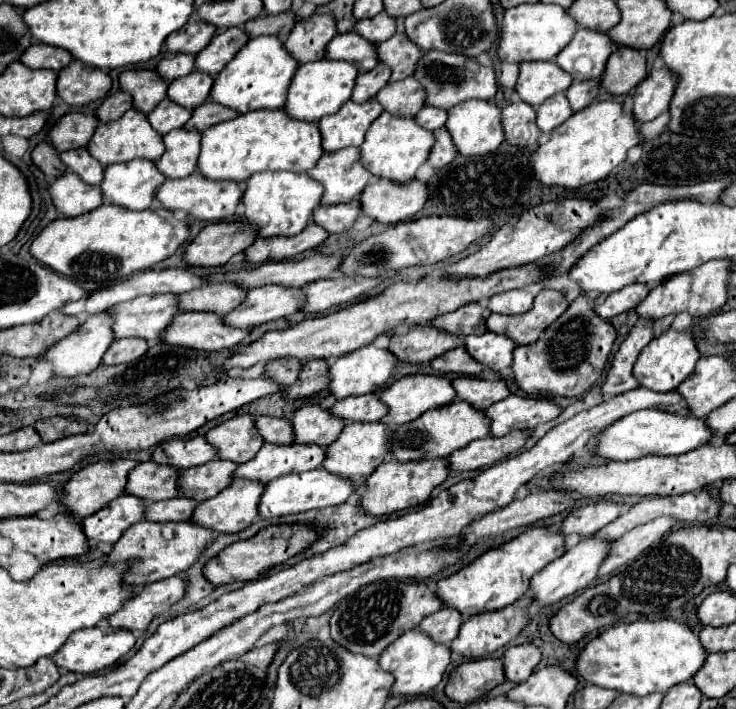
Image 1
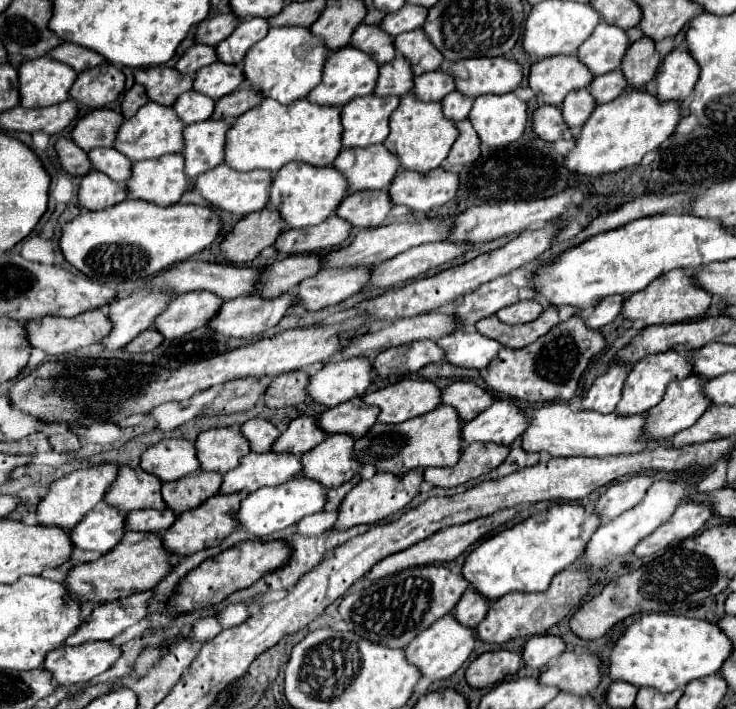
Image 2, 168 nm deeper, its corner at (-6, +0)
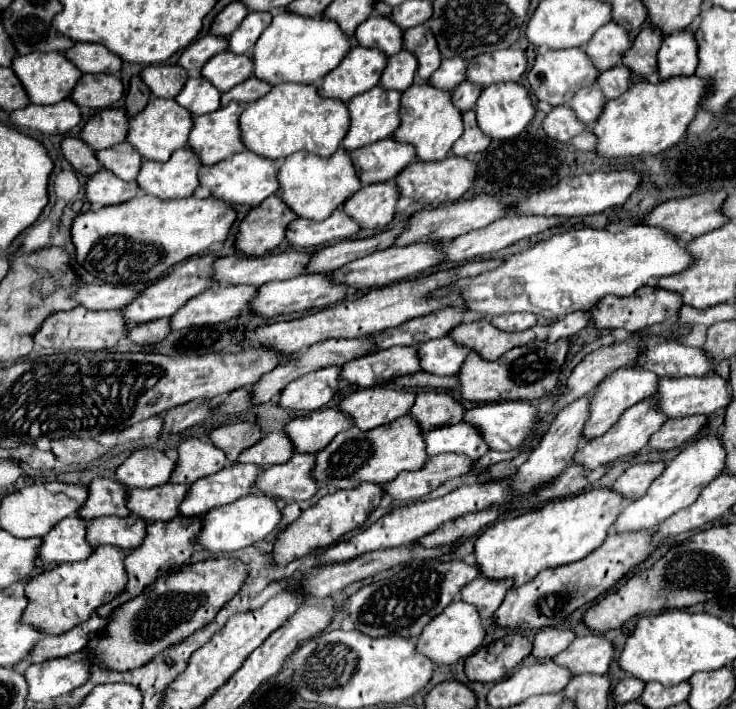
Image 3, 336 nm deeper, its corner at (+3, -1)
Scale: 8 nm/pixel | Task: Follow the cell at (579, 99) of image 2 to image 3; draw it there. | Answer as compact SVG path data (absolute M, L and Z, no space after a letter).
M595 84L591 88L581 88L581 92L575 92L573 98L569 100L569 108L575 112L577 120L581 120L585 126L593 126L605 102L607 102L605 96Z

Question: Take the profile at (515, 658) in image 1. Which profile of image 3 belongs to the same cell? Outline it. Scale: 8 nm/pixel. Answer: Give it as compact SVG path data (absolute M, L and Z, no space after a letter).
M543 628L533 638L533 650L531 656L537 660L549 660L555 654L563 652L571 642L575 634L571 630L557 630L557 628Z

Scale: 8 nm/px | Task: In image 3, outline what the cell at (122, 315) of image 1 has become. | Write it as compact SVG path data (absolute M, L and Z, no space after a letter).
M209 286L207 292L201 292L187 300L187 304L181 306L171 316L171 330L183 330L189 326L205 326L205 324L219 324L227 322L233 316L247 310L247 304L255 296L257 288L245 286Z

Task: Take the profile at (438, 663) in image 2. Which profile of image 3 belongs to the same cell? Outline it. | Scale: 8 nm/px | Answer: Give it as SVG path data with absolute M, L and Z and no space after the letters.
M457 598L453 600L453 604L449 604L449 608L445 608L445 612L435 616L425 626L425 630L417 640L417 652L429 656L429 660L433 660L435 666L449 666L455 664L459 658L471 656L481 646L483 636L485 636L485 628L481 626L477 610L471 604L465 604Z

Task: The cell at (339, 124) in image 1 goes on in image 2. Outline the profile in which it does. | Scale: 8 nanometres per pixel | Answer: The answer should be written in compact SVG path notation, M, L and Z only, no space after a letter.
M358 97L342 107L342 143L344 147L368 147L382 143L388 133L388 121L392 111L398 107L398 97Z

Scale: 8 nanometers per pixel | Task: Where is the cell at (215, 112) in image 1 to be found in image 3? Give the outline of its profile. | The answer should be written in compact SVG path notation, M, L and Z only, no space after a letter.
M251 76L251 78L247 78L245 82L241 82L241 84L237 84L235 88L231 88L229 92L221 94L221 106L229 104L229 102L249 104L249 102L255 102L257 98L265 96L269 90L271 90L271 84L267 84L267 82L257 80L255 76Z

